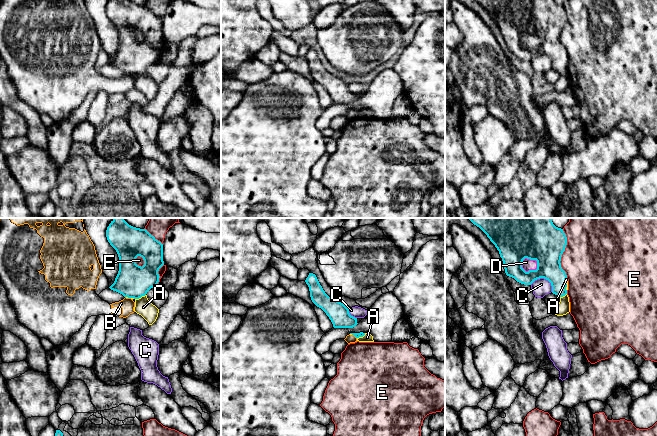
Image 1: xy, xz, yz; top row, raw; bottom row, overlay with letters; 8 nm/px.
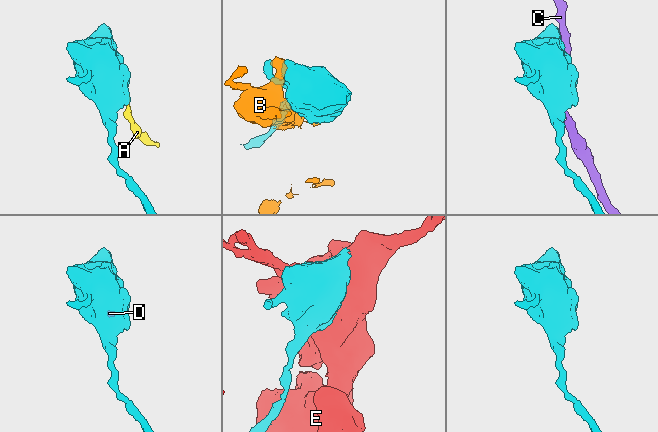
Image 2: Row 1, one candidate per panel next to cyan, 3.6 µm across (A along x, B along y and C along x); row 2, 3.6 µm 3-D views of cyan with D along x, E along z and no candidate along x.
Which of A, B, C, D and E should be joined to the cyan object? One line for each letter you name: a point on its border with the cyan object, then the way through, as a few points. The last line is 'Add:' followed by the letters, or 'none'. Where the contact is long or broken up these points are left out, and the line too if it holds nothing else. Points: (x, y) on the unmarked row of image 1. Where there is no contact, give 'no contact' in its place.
D: contact yz (528, 47); way yz (539, 18), (536, 44), (528, 47), (527, 40)
Add: D

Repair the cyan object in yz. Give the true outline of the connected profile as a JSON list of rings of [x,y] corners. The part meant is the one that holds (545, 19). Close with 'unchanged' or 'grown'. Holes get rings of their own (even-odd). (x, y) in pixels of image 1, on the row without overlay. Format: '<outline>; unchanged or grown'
[[[474,0],[479,3],[499,27],[507,52],[524,61],[544,54],[551,59],[552,69],[567,70],[566,48],[561,43],[561,33],[567,21],[563,5],[554,0]]]; grown

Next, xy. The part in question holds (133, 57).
[[[109,0],[106,13],[119,33],[119,47],[109,64],[128,74],[145,72],[159,58],[163,20],[146,5],[129,0]],[[138,32],[144,36],[142,43],[136,40]]]; unchanged

